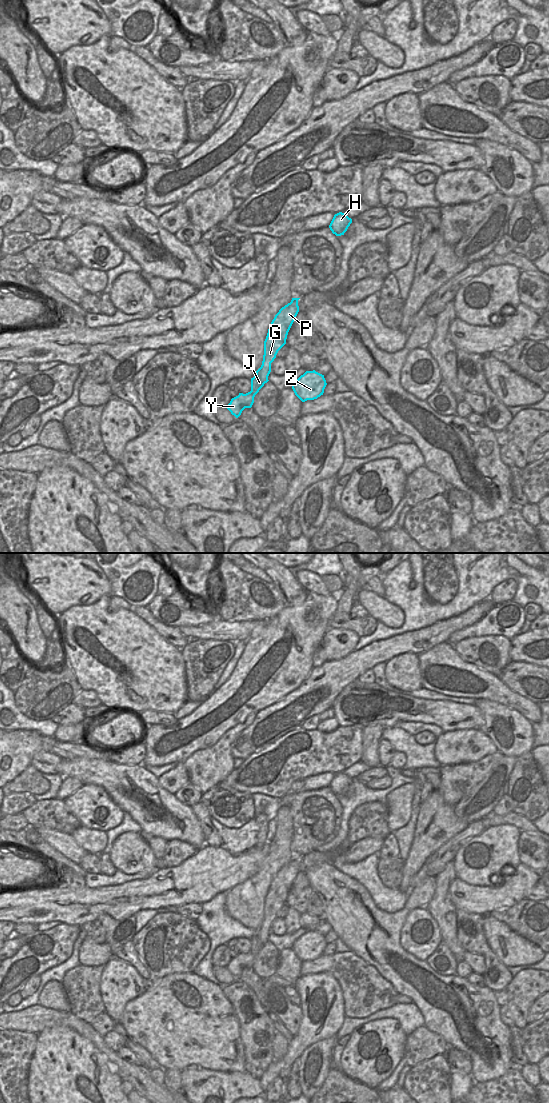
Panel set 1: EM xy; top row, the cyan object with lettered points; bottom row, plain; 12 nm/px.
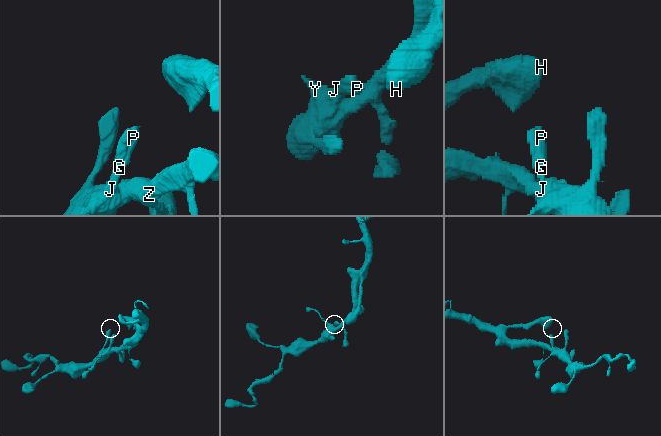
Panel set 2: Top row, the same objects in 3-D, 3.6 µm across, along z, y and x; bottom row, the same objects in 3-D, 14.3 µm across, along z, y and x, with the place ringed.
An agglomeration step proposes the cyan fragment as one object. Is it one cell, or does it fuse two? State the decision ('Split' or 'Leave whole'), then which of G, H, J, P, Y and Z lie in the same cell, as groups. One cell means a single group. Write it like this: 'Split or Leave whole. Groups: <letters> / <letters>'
Leave whole. Groups: G H J P Y Z

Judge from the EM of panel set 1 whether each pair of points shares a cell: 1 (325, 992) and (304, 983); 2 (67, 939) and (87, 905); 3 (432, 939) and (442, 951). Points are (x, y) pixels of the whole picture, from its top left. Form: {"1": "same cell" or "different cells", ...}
{"1": "same cell", "2": "different cells", "3": "different cells"}

